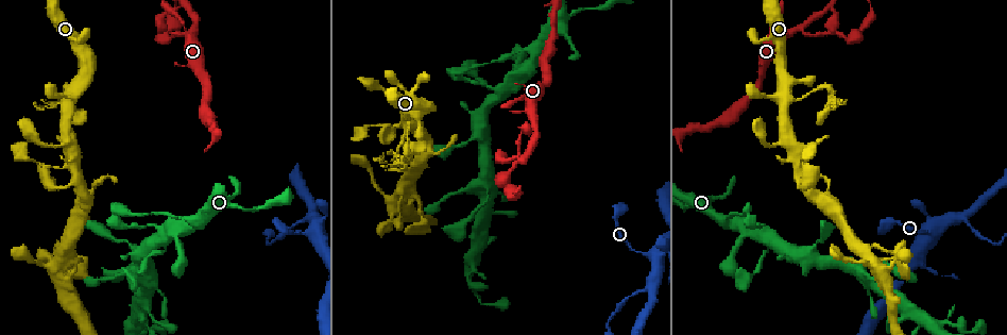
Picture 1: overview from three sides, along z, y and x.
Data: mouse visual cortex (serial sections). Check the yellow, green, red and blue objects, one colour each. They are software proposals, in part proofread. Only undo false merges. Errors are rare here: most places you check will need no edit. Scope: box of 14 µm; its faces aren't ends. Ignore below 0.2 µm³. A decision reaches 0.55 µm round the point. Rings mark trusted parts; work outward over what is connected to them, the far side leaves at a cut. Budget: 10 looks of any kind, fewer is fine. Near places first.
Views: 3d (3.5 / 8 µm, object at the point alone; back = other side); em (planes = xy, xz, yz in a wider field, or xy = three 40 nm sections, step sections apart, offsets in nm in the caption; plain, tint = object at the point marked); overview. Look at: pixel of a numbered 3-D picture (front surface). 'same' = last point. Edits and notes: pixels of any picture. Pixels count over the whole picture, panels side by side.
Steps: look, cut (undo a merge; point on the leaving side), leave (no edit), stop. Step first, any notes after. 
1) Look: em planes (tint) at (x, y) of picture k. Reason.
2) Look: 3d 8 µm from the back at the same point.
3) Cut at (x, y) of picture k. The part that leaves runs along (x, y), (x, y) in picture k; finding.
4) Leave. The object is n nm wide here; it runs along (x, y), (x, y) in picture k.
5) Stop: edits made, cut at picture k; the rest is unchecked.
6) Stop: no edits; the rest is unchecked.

Look: 3d 3.5 µm at (785, 101) of picture 1.

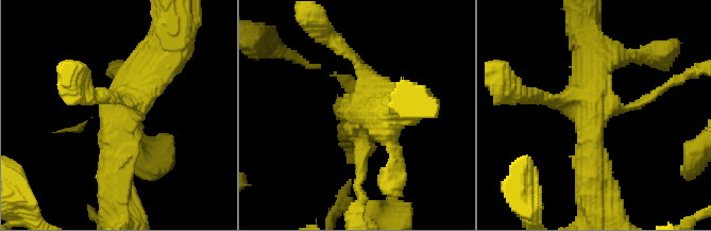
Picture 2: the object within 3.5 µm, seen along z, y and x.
Look: em xy step 2 (tint) at (356, 112) of picture 2. 3 arms meet here; the arms are 150, 450, 500 nm wide; now the EM.

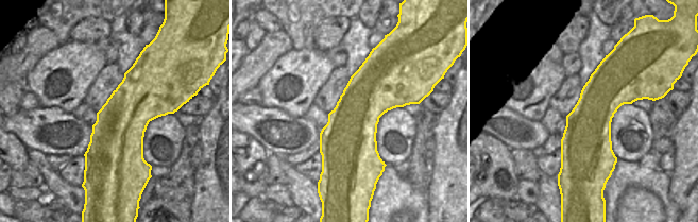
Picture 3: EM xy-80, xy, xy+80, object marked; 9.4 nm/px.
Leave. All the same cell.

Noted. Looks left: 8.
Look: 3d 3.5 µm from the back at (801, 27) of picture 1. Two arms in line, one across.

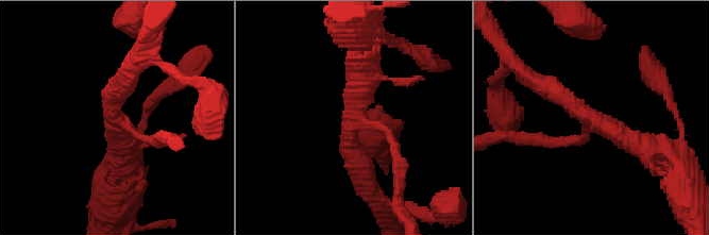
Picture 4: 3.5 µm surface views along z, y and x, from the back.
Look: em xy step 3 (plain) at (595, 122) of picture 4. 3 arms meet here; the arms are 150, 300, 400 nm wide; need the tissue.

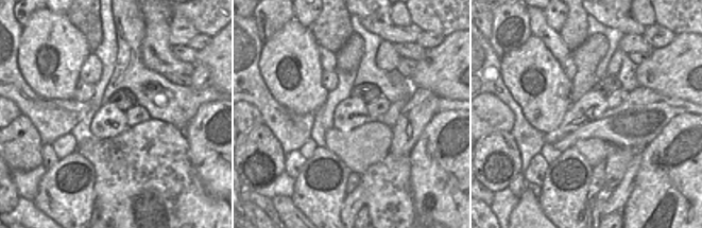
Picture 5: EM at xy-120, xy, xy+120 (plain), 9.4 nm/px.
Look: em xy step 3 (tint) at the same point. With the object marked.

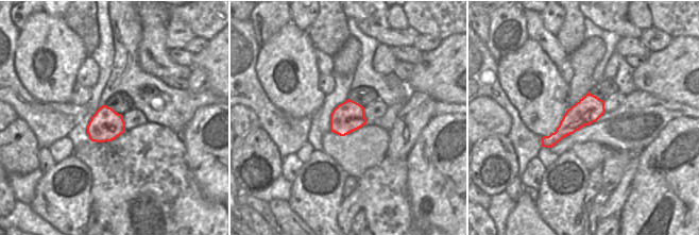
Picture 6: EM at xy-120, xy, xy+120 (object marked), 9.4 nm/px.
Leave. It runs along (365, 54), (358, 117), (400, 164) in picture 4; all the same cell.

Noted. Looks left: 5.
Look: 3d 3.5 µm at (826, 87) of picture 1. Abrupt turn.

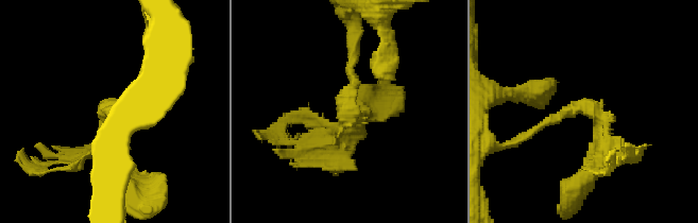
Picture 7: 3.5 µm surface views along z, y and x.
Look: em planes (tint) at (349, 114) of picture 7. Need the tissue.

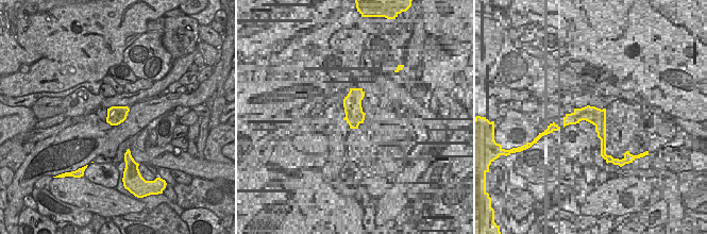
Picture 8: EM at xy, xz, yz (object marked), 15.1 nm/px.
Look: em xy step 3 (tint) at the same point. Another direction.

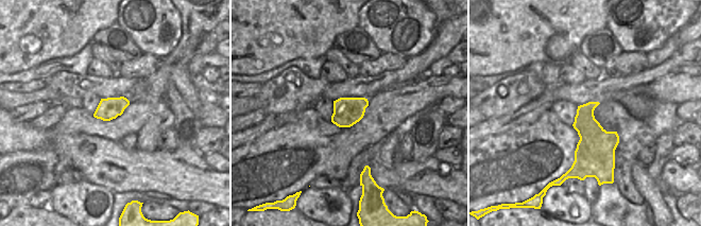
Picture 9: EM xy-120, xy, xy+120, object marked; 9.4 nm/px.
Leave. It runs along (354, 54), (347, 120), (363, 112) in picture 7; one cell here.

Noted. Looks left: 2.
Look: 3d 3.5 µm from the back at (501, 85) of picture 1. Four-way junction.

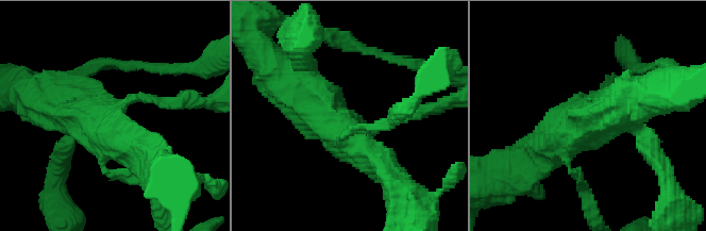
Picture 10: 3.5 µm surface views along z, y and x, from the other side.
Look: em xy step 5 (tint) at (113, 115) of picture 10. 4 arms meet here; the arms are 150, 150, 500, 600 nm wide; need the tissue.

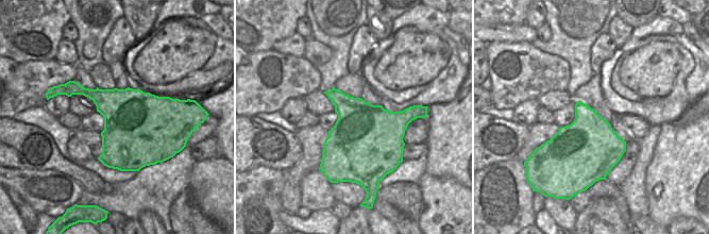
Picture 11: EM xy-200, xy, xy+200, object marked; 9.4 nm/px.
Leave. It runs along (290, 83), (391, 174) in picture 10; one cell here.

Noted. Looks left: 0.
Stop: no edits; the rest is unchecked.

